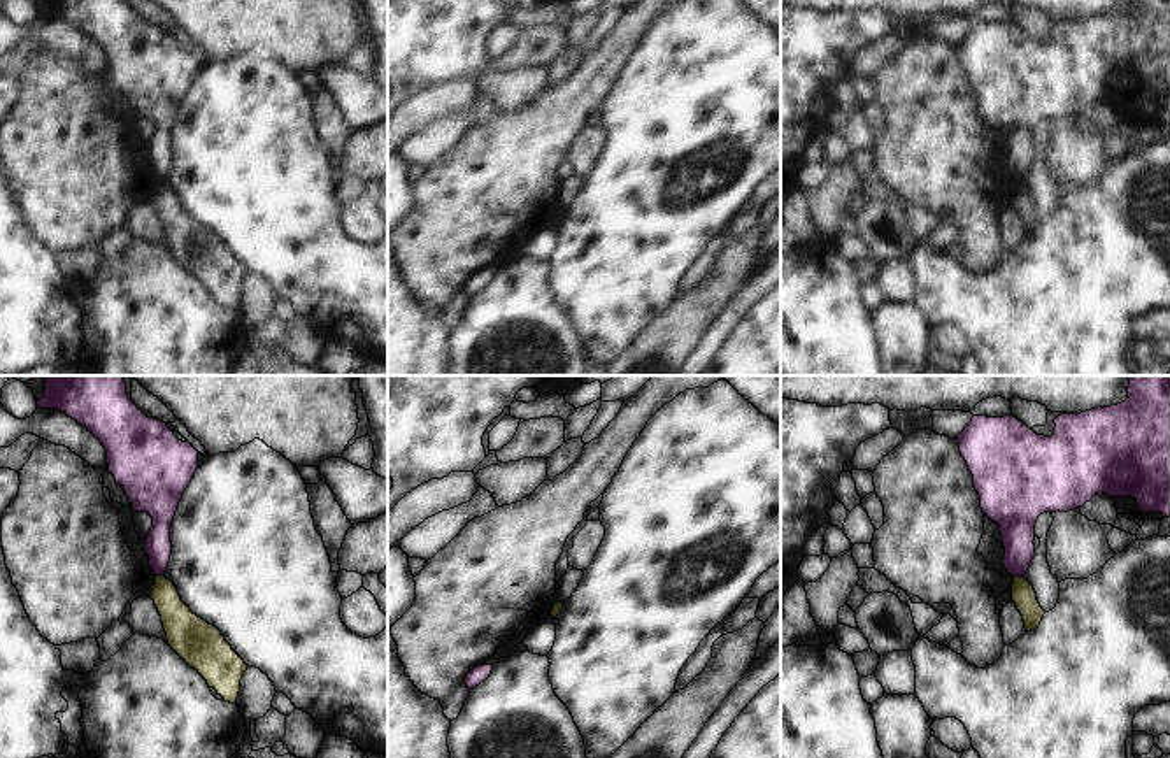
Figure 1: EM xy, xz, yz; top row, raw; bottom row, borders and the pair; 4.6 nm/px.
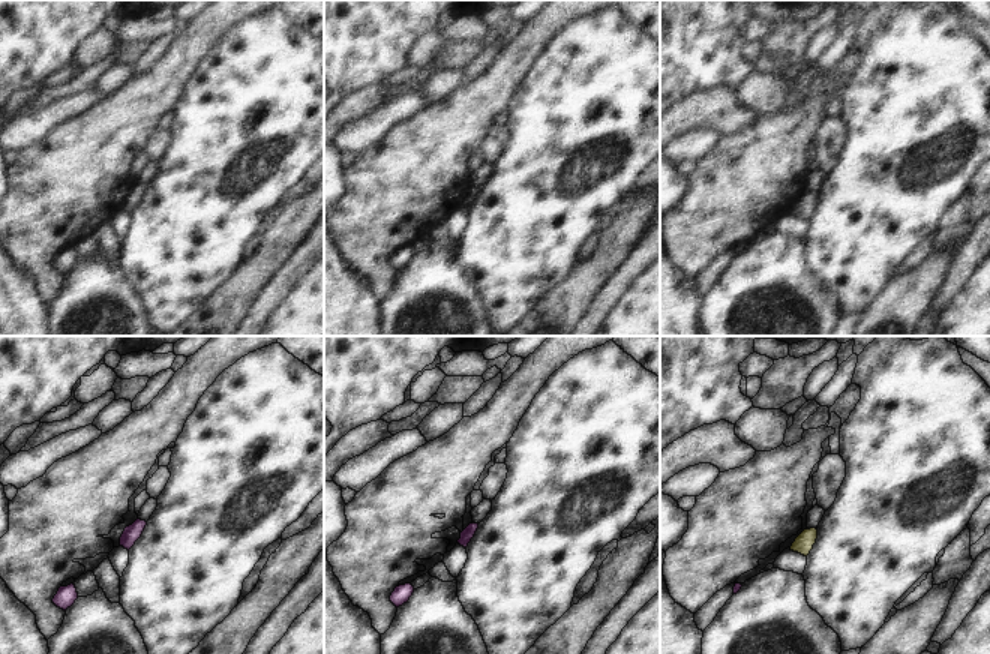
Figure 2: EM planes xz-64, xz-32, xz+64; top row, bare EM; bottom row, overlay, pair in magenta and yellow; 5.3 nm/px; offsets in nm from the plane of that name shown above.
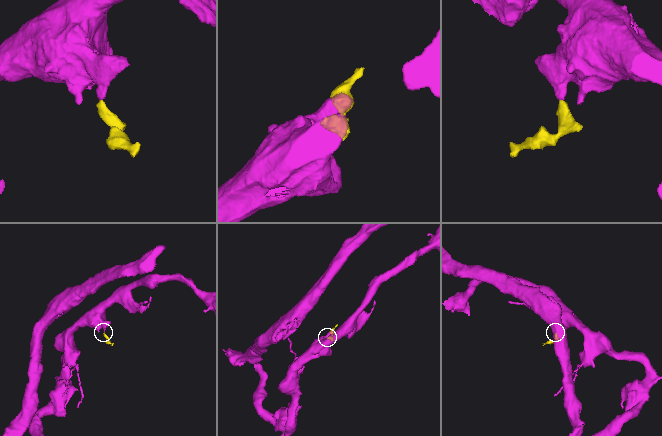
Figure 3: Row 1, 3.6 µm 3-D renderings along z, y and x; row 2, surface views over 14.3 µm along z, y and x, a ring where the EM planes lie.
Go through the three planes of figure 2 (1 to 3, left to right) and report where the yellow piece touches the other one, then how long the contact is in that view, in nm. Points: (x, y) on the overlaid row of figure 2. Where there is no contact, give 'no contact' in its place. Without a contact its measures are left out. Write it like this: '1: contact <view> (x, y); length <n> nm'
1: no contact
2: no contact
3: no contact

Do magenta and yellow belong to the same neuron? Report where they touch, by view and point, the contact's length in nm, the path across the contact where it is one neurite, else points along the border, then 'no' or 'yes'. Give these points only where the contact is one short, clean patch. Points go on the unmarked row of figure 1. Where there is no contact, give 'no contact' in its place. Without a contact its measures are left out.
contact yz (1018, 181); length 50 nm; border yz (1023, 183), (1014, 185); no

